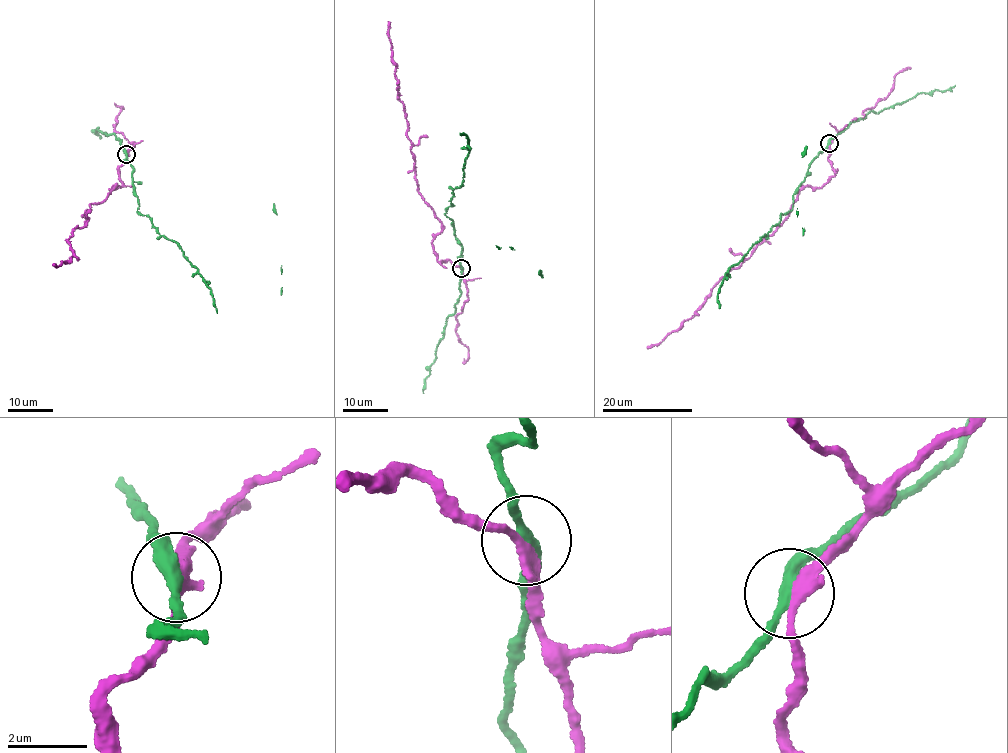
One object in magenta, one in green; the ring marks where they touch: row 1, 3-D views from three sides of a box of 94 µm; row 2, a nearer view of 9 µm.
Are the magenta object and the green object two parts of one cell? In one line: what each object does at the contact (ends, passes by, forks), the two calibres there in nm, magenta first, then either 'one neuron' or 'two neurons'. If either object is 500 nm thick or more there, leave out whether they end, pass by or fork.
magenta passes by | green passes by | 240/320 nm | two neurons

